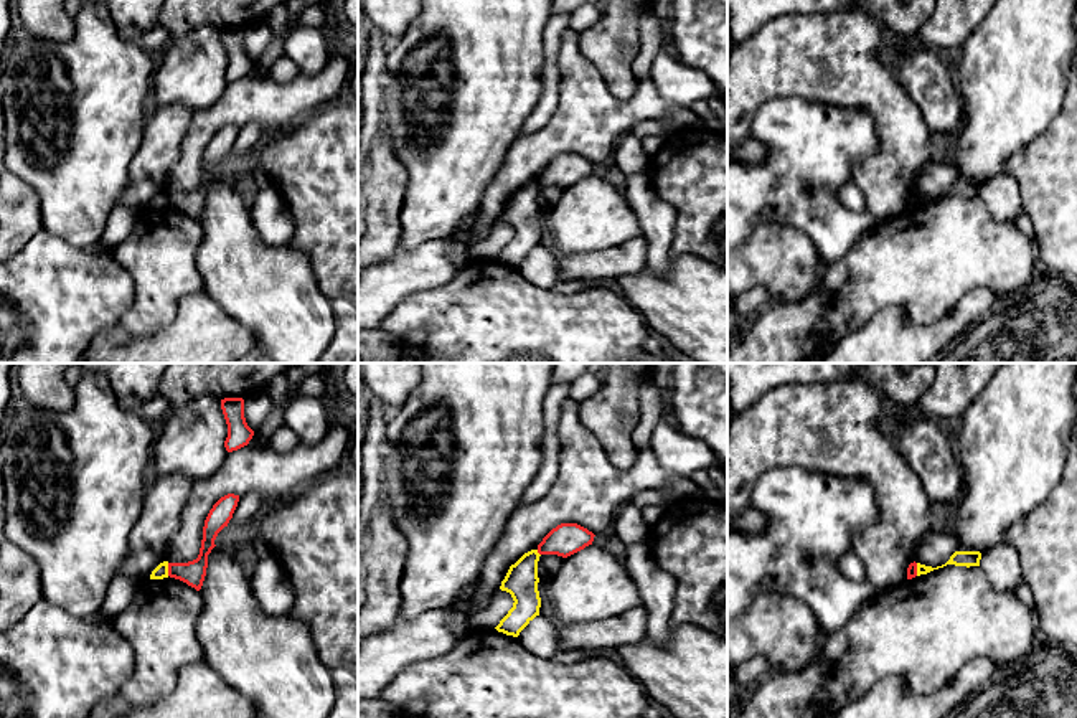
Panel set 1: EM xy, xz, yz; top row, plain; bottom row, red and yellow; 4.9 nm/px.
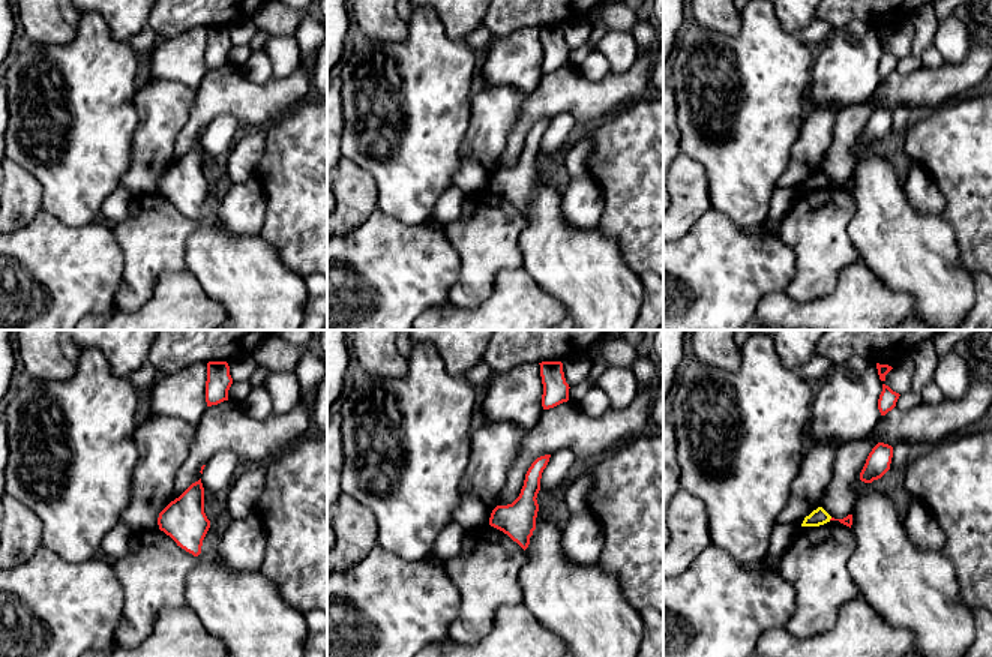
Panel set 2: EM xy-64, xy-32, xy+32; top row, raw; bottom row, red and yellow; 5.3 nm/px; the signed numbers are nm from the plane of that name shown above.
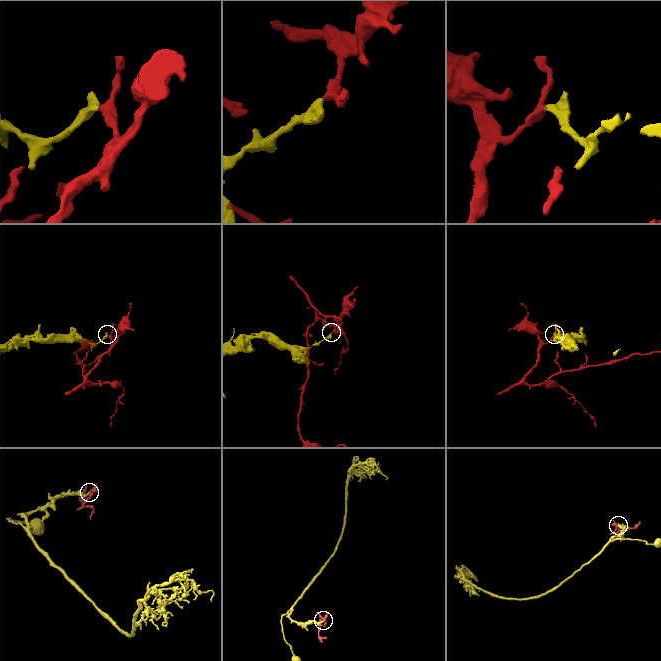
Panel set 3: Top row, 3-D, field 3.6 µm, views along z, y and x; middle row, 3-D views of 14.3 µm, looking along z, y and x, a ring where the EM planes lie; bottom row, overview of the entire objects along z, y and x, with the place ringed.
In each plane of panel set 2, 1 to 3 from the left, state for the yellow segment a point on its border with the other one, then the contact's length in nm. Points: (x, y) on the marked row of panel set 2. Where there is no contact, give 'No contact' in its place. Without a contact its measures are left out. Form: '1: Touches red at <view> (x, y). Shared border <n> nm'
1: No contact
2: No contact
3: No contact

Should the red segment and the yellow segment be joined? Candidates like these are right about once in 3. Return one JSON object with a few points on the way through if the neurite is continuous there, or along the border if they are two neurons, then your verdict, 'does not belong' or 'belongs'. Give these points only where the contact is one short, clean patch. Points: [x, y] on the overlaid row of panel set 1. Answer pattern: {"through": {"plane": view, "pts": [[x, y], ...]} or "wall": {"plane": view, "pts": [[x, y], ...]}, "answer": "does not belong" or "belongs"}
{"wall": {"plane": "xy", "pts": [[167, 563], [169, 575]]}, "answer": "does not belong"}

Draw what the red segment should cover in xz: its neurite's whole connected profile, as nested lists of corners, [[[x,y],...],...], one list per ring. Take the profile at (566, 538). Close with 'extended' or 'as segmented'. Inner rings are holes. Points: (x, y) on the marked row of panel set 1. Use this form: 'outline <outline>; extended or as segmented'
outline [[[561,523],[543,538],[538,553],[567,558],[592,545],[594,536],[592,531],[577,523]]]; as segmented

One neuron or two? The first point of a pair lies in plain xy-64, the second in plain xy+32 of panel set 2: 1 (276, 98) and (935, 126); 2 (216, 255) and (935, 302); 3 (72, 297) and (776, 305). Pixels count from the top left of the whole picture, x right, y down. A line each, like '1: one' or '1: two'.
1: two
2: one
3: two

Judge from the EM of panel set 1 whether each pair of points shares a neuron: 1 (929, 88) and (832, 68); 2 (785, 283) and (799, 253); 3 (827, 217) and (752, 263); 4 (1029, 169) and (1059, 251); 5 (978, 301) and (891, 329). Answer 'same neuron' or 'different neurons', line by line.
1: different neurons
2: same neuron
3: different neurons
4: same neuron
5: same neuron

